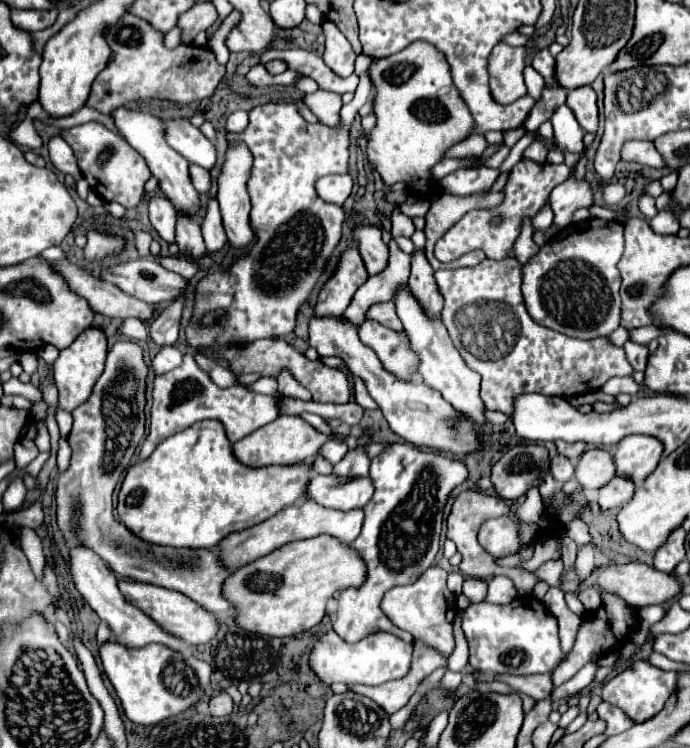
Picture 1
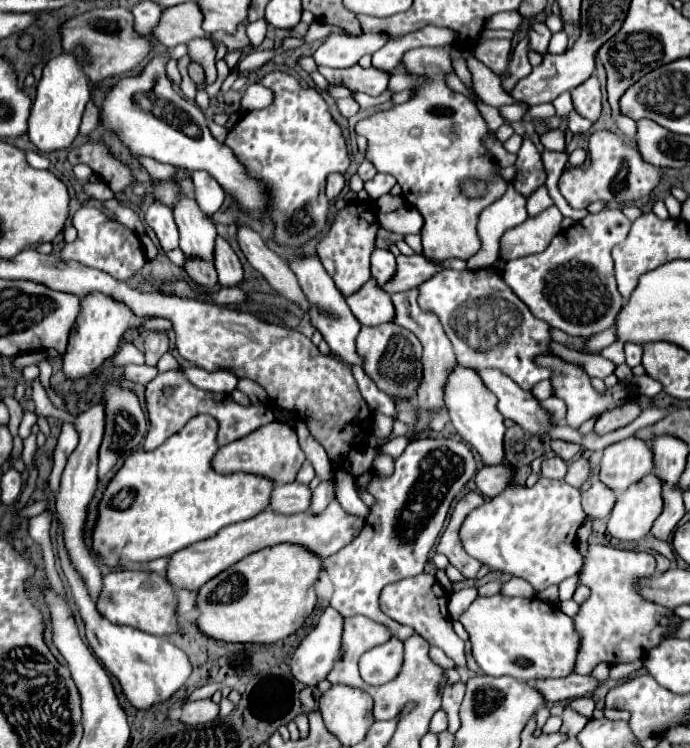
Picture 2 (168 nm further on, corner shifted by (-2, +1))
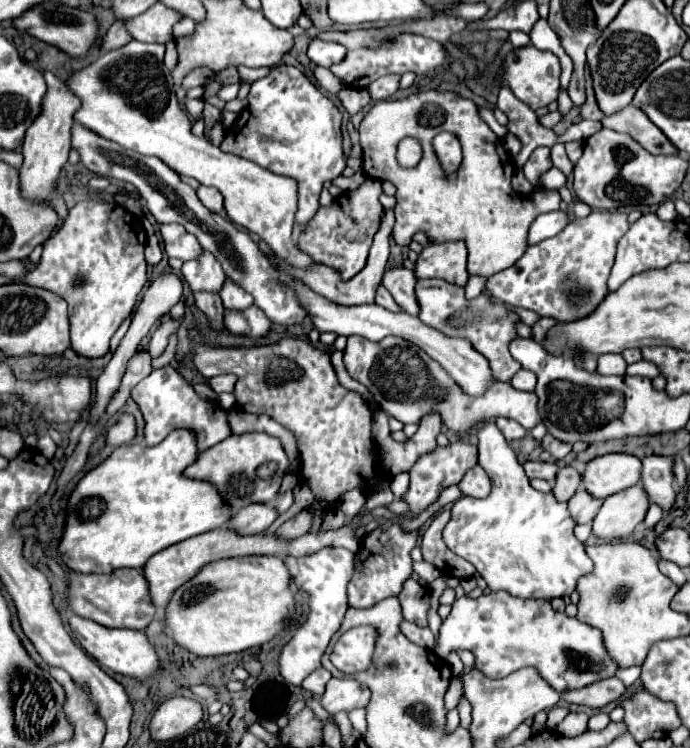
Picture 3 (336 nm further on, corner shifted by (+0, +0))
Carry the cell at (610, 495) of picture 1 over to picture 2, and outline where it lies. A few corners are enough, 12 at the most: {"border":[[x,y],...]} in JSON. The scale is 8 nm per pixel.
{"border":[[594,481],[582,491],[588,519],[604,519],[616,503],[616,493]]}

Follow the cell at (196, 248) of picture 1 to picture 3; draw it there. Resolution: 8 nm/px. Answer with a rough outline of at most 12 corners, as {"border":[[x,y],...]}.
{"border":[[194,292],[196,306],[222,328],[224,306],[216,292]]}

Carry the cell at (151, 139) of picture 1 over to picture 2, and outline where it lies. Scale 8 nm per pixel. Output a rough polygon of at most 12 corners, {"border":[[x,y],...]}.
{"border":[[190,173],[176,183],[174,207],[186,259],[214,261],[216,227],[194,201]]}

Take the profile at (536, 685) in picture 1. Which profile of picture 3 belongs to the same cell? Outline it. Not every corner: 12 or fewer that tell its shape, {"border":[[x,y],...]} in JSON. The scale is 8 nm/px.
{"border":[[618,678],[562,692],[562,700],[602,708],[624,694]]}

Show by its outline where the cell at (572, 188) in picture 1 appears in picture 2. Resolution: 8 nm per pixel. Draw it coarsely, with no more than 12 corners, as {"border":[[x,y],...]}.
{"border":[[614,131],[588,139],[588,169],[566,169],[574,209],[648,197],[662,171]]}

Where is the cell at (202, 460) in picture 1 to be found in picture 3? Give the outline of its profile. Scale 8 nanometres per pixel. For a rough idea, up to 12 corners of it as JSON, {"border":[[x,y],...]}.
{"border":[[196,432],[116,448],[74,488],[58,554],[84,574],[142,568],[226,526],[186,478]]}

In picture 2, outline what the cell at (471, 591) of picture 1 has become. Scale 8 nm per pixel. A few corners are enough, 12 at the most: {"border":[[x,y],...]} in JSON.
{"border":[[474,585],[448,597],[450,617],[458,619],[478,597]]}

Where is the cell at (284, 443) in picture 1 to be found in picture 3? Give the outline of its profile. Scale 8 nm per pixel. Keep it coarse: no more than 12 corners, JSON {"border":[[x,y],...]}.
{"border":[[270,434],[200,452],[186,476],[212,482],[234,510],[272,502],[288,456]]}

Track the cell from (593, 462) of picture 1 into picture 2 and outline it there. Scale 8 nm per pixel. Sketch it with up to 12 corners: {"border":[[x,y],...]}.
{"border":[[588,459],[570,463],[564,481],[580,489],[588,479]]}

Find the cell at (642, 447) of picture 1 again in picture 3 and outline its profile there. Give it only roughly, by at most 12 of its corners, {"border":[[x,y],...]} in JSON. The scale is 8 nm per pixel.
{"border":[[624,452],[586,464],[584,486],[596,498],[640,482],[640,458]]}

